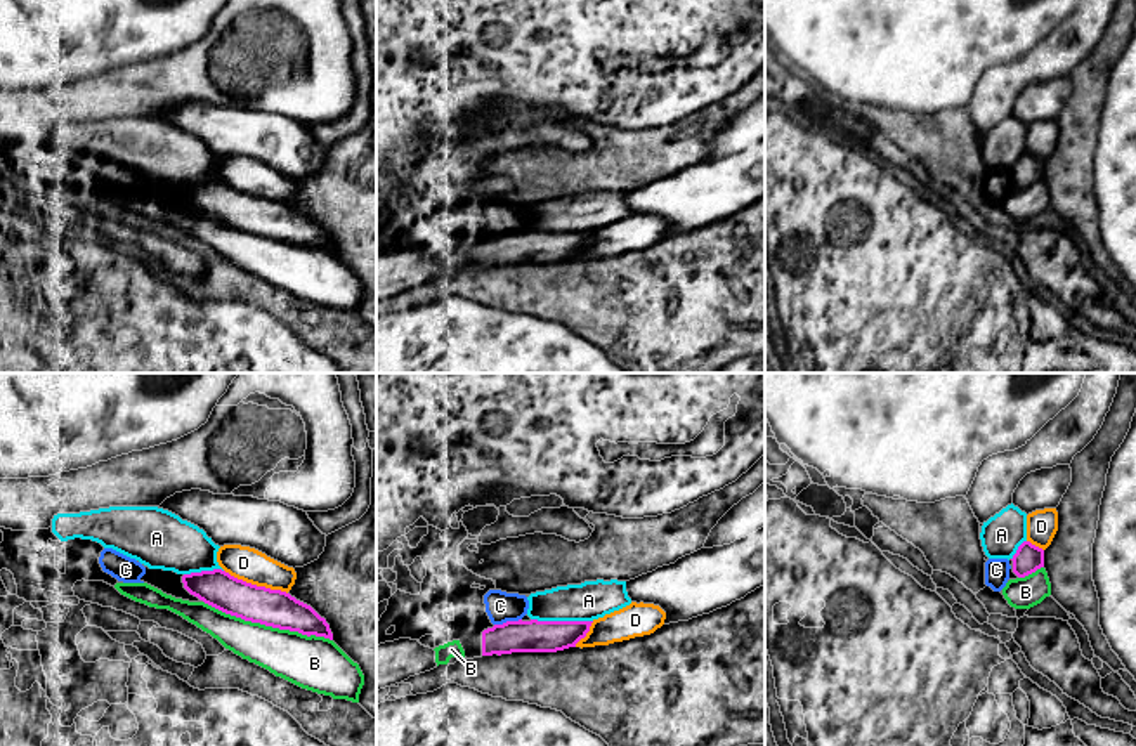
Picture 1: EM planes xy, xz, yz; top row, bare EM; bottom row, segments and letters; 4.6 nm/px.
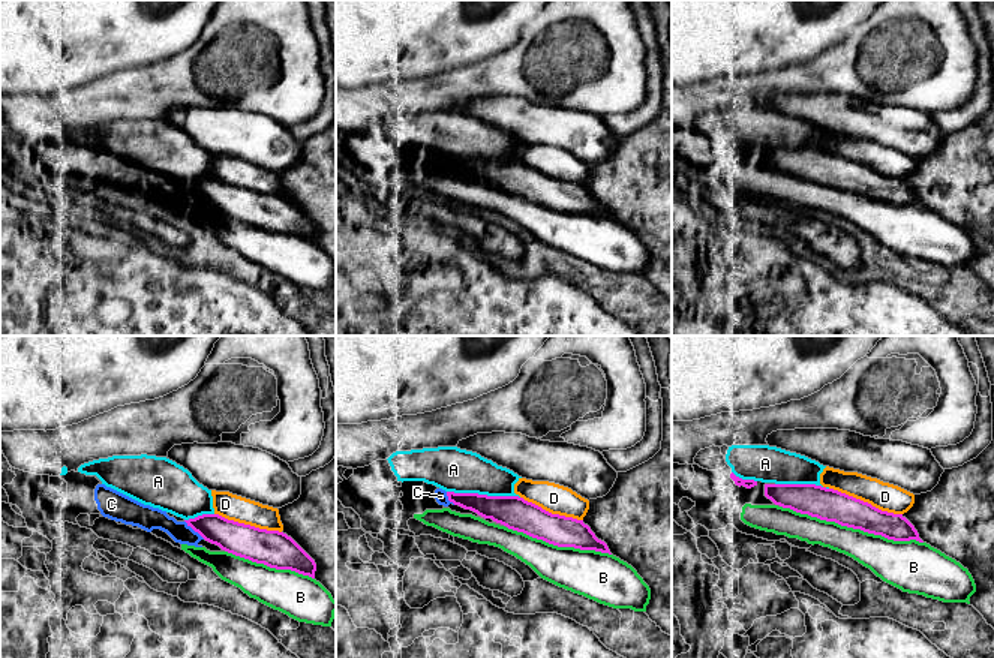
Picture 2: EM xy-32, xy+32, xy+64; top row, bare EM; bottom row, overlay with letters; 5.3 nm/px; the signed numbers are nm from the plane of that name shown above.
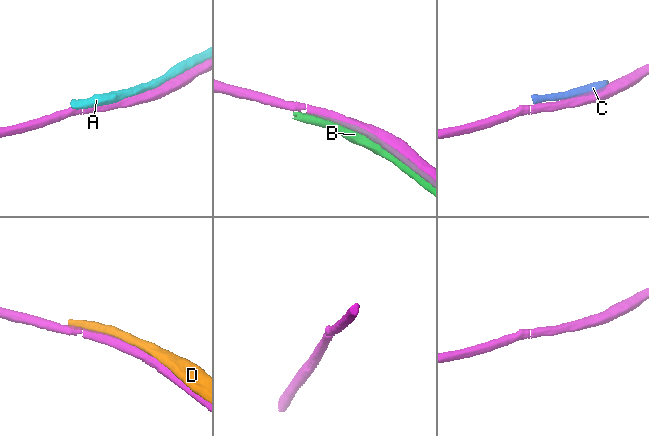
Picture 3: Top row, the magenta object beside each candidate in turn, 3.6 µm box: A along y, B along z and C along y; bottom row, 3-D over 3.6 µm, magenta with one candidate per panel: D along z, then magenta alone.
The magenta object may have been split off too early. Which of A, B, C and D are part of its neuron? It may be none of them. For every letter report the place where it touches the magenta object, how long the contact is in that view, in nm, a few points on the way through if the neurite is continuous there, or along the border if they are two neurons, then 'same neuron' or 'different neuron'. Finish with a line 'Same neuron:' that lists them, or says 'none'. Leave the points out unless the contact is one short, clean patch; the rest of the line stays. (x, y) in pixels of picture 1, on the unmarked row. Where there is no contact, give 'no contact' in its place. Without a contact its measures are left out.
A: contact xz (562, 233); length 280 nm; different neuron
B: contact xy (267, 236); length 650 nm; different neuron
C: contact xz (507, 233); length 130 nm; different neuron
D: contact xy (255, 196); length 320 nm; different neuron
Same neuron: none

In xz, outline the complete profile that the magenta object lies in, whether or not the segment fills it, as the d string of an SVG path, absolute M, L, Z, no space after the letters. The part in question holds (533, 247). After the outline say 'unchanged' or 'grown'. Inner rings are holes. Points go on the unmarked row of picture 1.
M506 232L482 243L482 267L557 264L586 248L593 232Z; unchanged

